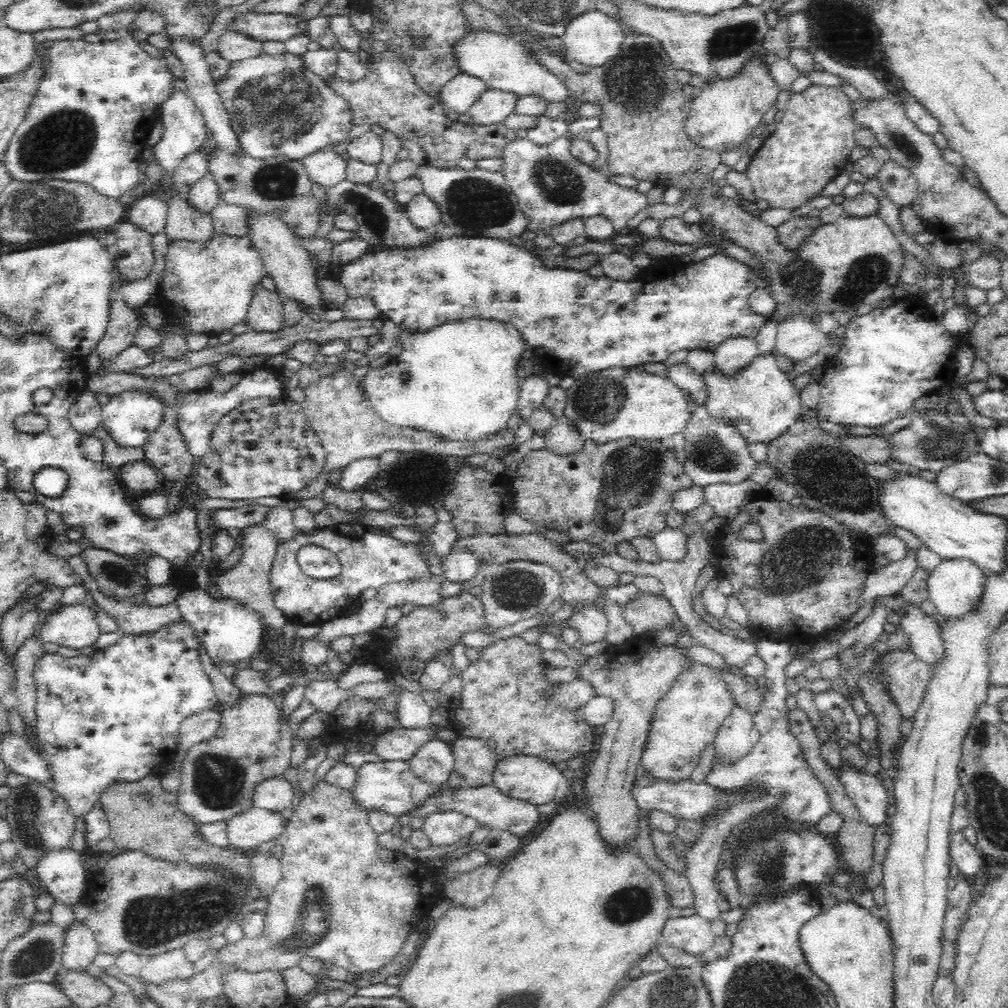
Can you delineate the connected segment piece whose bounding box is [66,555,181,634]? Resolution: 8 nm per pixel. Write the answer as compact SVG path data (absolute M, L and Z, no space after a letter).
M75 555L66 561L74 573L79 576L81 584L87 588L87 592L92 596L99 610L104 610L110 618L114 618L120 632L142 634L148 630L158 630L158 627L170 620L180 620L181 612L177 601L155 607L148 604L137 607L128 605L123 600L107 596L99 590L96 583L90 579L82 557Z

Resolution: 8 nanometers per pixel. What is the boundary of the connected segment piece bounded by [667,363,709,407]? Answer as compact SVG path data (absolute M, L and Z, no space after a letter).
M681 363L668 369L667 378L684 392L684 395L688 396L696 407L705 406L709 392L704 376L698 374L687 364Z

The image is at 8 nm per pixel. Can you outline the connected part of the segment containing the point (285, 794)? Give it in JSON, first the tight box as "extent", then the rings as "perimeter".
{"extent":[253,776,294,813],"perimeter":[[[283,776],[266,778],[256,785],[253,807],[288,813],[291,810],[294,795],[290,782]]]}

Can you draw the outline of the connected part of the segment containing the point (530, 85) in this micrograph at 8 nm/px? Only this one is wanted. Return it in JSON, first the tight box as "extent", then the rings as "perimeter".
{"extent":[456,31,570,105],"perimeter":[[[484,31],[468,33],[457,44],[456,54],[461,72],[480,78],[488,89],[506,91],[517,97],[536,95],[544,99],[546,105],[564,102],[570,96],[567,86],[555,74],[532,59],[524,47],[500,35]]]}

